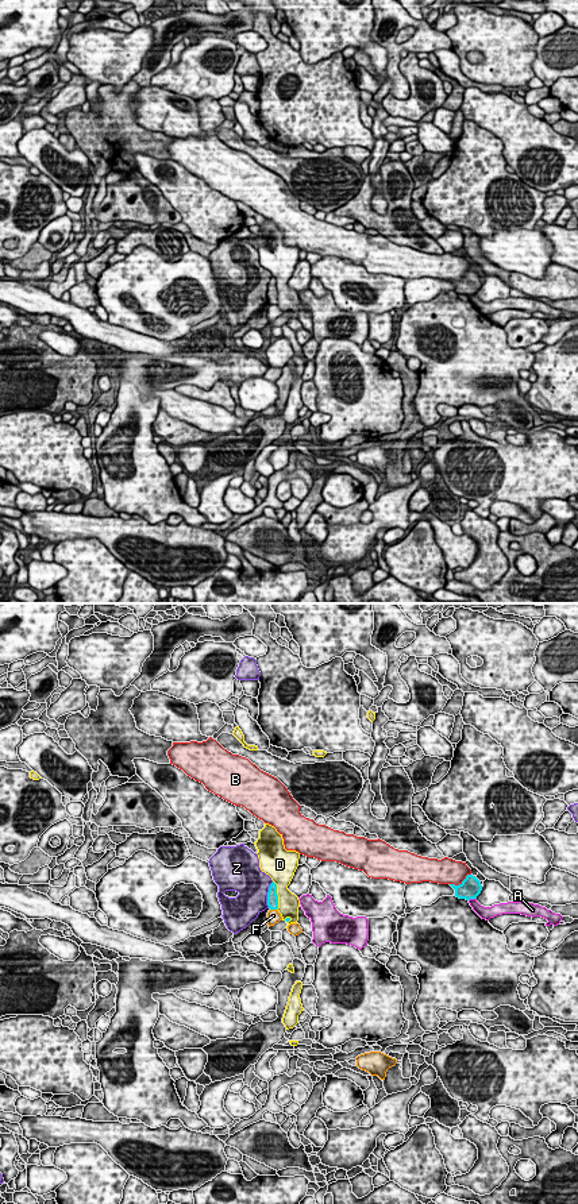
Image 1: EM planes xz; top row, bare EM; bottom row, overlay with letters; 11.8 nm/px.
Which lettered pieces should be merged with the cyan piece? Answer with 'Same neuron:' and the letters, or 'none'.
Same neuron: none

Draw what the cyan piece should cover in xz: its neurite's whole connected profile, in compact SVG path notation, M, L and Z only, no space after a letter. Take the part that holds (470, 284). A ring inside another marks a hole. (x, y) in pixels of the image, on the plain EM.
M467 270L466 274L459 281L450 281L455 285L456 293L466 296L477 294L477 292L482 286L481 277L473 270Z

